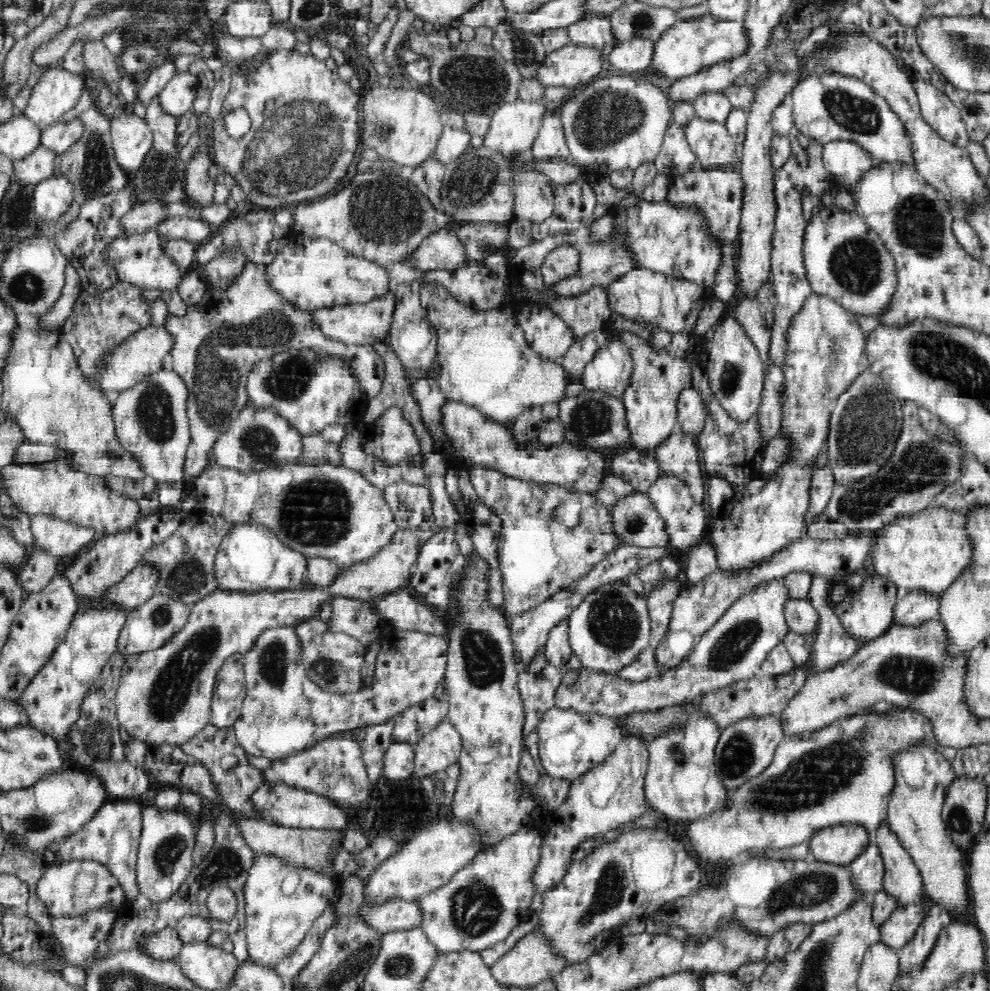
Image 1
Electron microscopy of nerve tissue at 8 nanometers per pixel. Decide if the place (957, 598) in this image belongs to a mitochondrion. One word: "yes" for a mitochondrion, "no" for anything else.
no

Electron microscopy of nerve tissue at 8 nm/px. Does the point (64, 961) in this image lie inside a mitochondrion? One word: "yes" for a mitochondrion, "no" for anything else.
no

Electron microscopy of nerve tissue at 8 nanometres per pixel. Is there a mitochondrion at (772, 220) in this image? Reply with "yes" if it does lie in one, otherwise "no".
no

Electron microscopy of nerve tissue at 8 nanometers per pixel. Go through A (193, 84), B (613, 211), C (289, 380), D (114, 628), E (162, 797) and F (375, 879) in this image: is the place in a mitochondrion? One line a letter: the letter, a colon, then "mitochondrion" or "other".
A: other
B: other
C: mitochondrion
D: other
E: other
F: other

